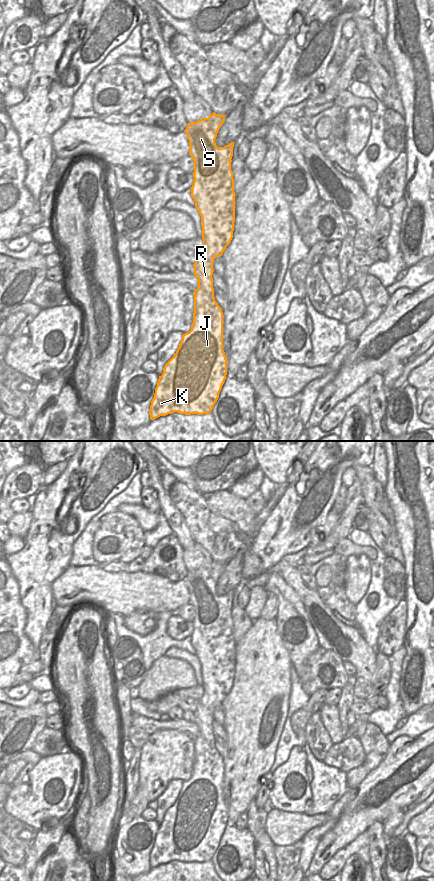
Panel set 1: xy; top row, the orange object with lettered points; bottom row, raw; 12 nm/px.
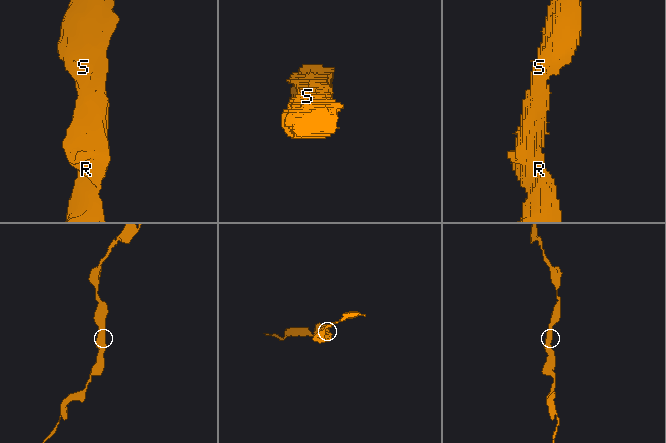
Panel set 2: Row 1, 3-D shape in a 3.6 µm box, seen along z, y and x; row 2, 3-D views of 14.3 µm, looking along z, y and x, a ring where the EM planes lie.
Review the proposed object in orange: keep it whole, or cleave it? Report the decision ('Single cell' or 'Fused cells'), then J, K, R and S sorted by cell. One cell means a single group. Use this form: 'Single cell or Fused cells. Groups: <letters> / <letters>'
Single cell. Groups: J K R S

